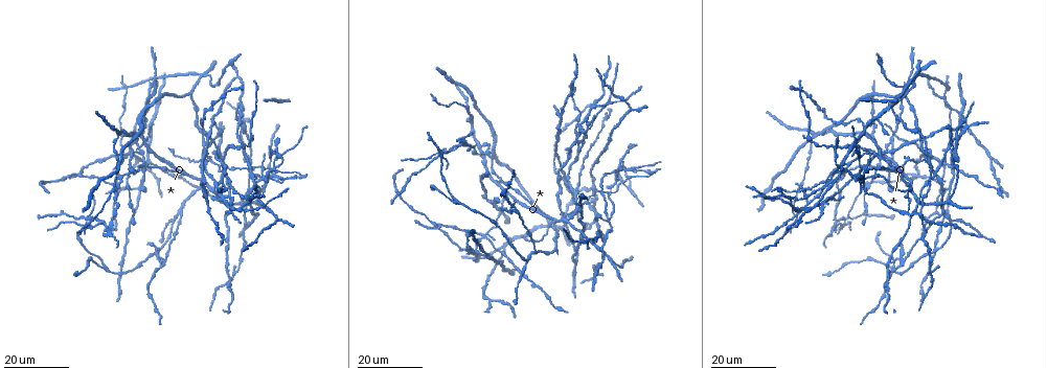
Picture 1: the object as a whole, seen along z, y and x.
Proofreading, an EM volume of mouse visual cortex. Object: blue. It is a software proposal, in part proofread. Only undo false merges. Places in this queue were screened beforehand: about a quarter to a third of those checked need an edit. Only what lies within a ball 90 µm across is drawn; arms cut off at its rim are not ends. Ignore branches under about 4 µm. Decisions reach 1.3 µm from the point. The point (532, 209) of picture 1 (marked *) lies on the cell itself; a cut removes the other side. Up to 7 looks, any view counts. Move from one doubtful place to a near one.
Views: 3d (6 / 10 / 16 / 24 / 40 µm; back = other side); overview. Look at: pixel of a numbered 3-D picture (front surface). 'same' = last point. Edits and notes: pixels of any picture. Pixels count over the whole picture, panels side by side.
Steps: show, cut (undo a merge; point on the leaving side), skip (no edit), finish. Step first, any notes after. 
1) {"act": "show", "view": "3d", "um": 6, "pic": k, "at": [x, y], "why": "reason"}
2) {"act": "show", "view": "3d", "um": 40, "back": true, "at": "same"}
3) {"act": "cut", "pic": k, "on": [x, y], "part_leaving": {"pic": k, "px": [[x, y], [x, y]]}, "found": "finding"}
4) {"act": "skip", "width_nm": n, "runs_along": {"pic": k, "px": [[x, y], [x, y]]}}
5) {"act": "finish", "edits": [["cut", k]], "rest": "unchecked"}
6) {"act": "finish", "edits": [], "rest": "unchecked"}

{"act": "show", "view": "3d", "um": 16, "pic": 1, "at": [484, 236], "why": "four or more arms meet"}

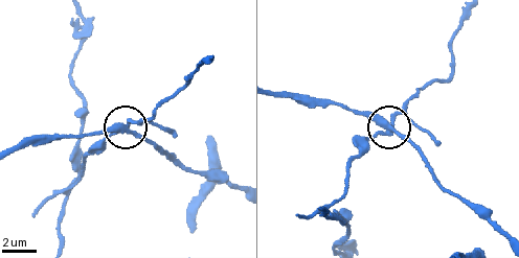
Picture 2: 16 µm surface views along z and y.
{"act": "show", "view": "3d", "um": 6, "pic": 2, "at": [125, 127]}

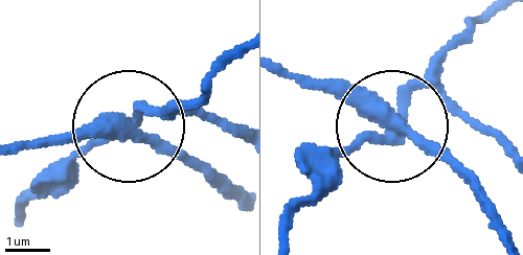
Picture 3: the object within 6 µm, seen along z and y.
{"act": "show", "view": "3d", "um": 6, "back": true, "pic": 3, "at": [395, 117]}

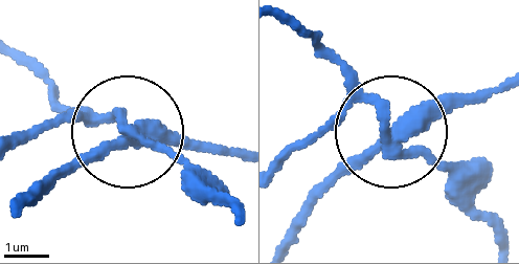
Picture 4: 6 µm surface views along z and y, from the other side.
{"act": "skip", "side_arm_um": 41, "runs_along": {"pic": 4, "px": [[502, 239], [442, 172], [386, 134], [322, 190]]}, "found": "all the same cell"}

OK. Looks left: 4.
{"act": "show", "view": "3d", "um": 24, "pic": 1, "at": [942, 215]}

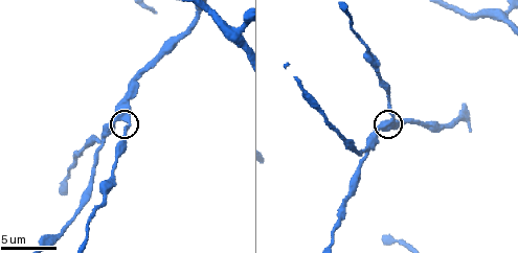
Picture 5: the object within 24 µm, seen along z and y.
{"act": "show", "view": "3d", "um": 10, "pic": 5, "at": [125, 118]}

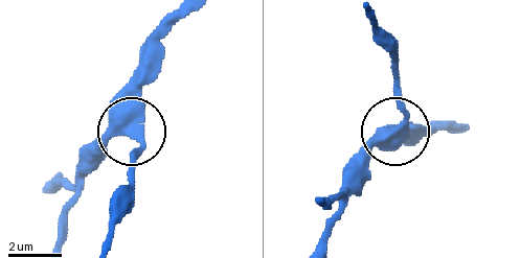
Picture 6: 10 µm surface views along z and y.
{"act": "skip", "runs_along": {"pic": 6, "px": [[450, 128], [398, 128], [402, 99], [396, 61]]}, "found": "one cell here"}

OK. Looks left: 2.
{"act": "show", "view": "3d", "um": 16, "pic": 1, "at": [516, 210]}

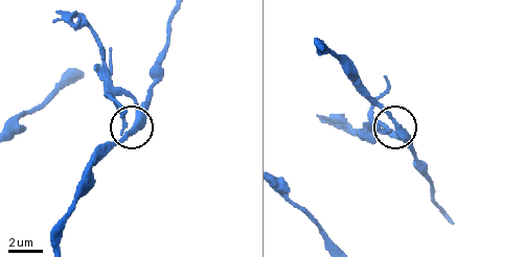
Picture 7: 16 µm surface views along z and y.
{"act": "show", "view": "3d", "um": 10, "pic": 7, "at": [127, 123]}

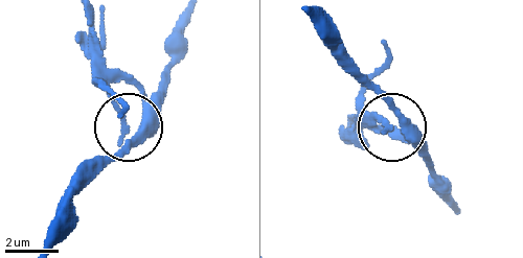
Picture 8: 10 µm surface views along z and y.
{"act": "skip", "width_nm": 230, "found": "one cell here"}

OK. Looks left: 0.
{"act": "finish", "edits": [], "rest": "unchecked"}

